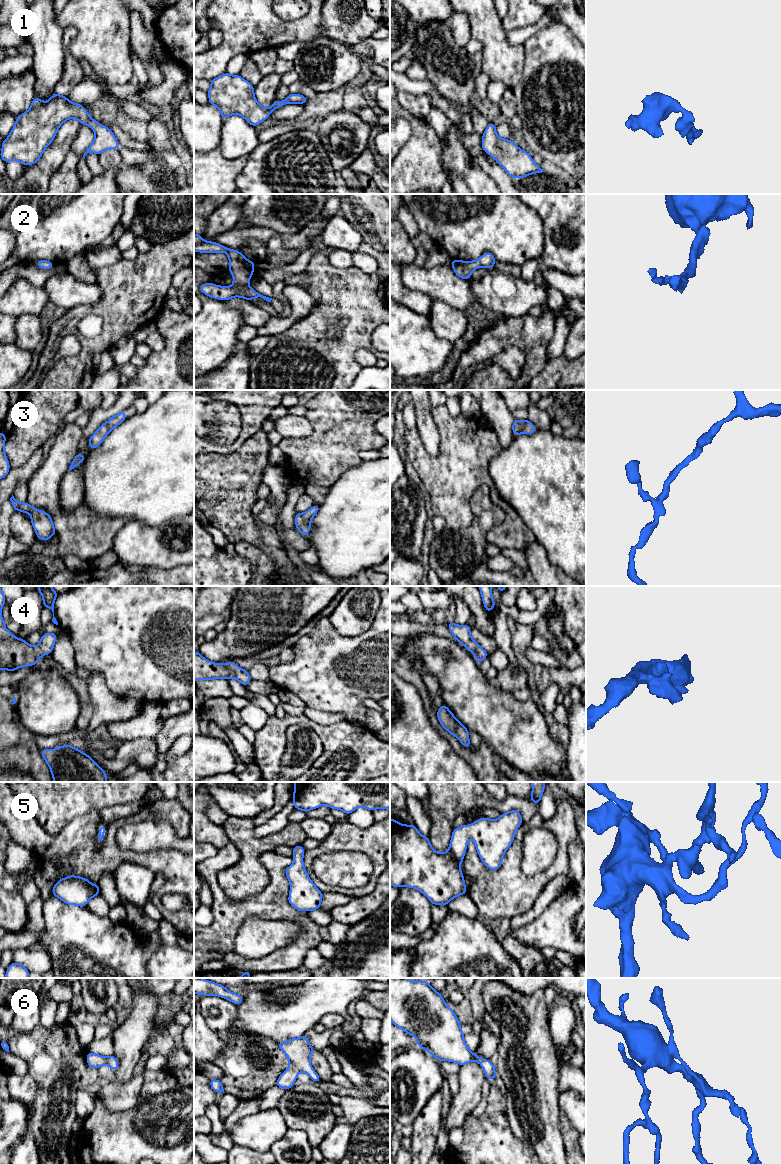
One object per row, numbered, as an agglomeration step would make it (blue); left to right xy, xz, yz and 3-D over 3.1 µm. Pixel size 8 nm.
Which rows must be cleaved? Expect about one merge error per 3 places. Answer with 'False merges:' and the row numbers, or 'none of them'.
False merges: none of them

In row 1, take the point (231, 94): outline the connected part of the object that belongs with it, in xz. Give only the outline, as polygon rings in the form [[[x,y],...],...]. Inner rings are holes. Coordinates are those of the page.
[[[227,72],[223,75],[210,80],[211,87],[207,91],[209,104],[216,106],[220,112],[223,121],[230,115],[242,116],[250,125],[257,126],[269,117],[271,112],[286,104],[305,104],[308,99],[301,94],[290,94],[284,101],[275,100],[271,107],[263,108],[254,96],[254,86],[247,80],[237,75],[230,75]]]

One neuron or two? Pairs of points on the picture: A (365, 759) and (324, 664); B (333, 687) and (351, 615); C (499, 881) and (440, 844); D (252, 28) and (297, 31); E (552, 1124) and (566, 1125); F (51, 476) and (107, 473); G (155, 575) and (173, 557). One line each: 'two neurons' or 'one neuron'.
A: two neurons
B: two neurons
C: two neurons
D: one neuron
E: two neurons
F: two neurons
G: two neurons

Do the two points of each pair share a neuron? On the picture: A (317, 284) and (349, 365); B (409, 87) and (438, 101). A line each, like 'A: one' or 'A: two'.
A: one
B: one

